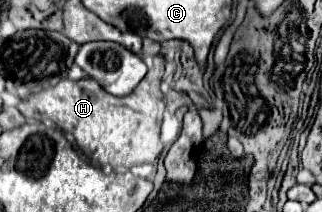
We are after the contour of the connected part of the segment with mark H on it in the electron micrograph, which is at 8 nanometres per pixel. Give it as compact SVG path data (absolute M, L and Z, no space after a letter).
M156 55L146 77L126 97L112 97L90 77L73 81L66 76L64 81L60 81L52 89L31 91L26 101L18 103L18 109L24 117L52 121L62 131L72 131L78 147L94 165L130 169L140 163L154 163L162 153L160 141L160 125L164 113L164 95L160 91L162 75L164 57Z

